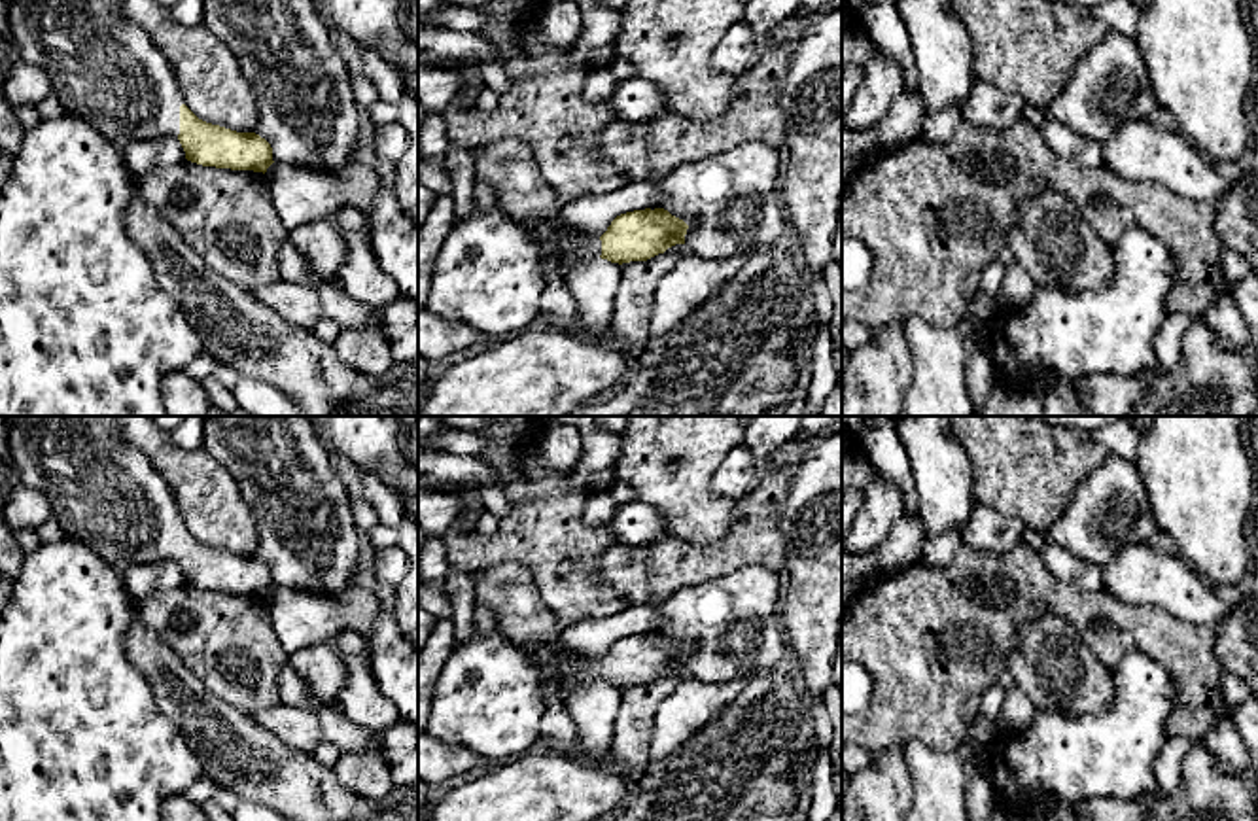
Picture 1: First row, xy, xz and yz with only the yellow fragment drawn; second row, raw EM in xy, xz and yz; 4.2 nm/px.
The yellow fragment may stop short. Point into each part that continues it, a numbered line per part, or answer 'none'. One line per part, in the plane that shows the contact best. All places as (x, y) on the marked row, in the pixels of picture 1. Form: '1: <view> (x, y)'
1: xz (560, 248)

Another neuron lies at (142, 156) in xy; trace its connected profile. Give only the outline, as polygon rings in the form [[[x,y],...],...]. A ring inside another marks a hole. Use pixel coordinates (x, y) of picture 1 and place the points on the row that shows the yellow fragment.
[[[174,136],[131,140],[123,146],[123,153],[136,182],[140,182],[153,168],[185,161],[185,151]]]

